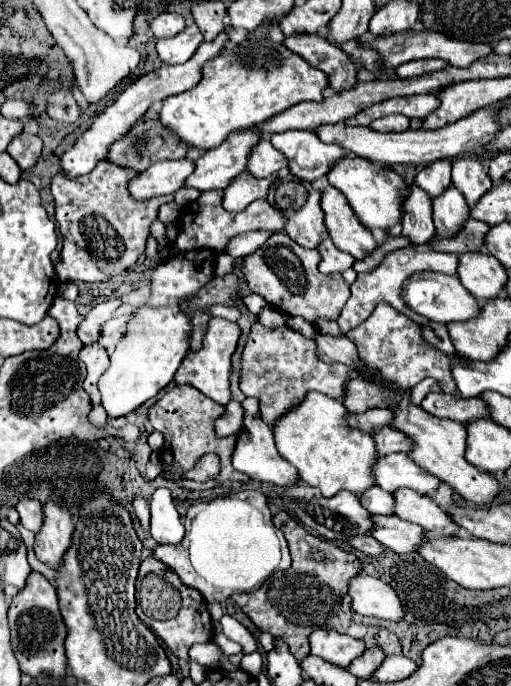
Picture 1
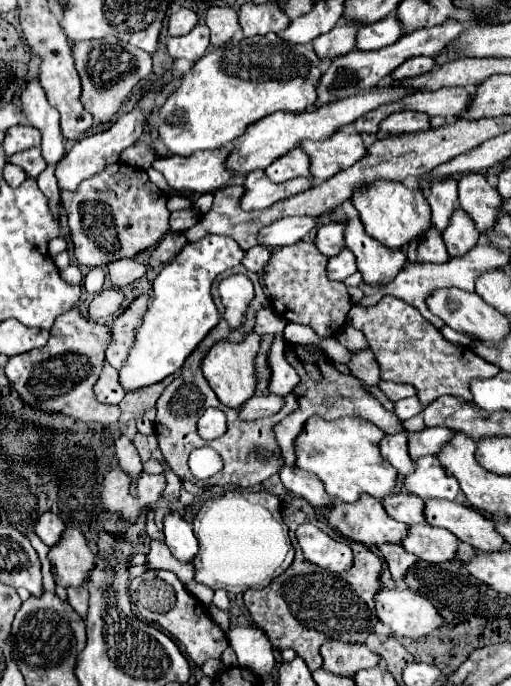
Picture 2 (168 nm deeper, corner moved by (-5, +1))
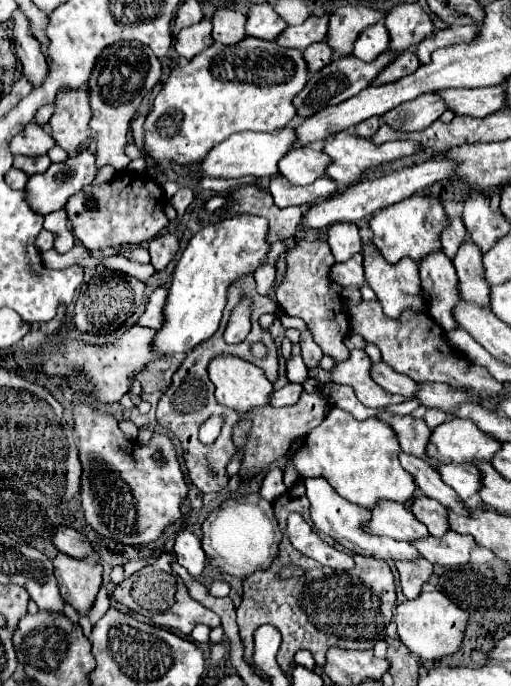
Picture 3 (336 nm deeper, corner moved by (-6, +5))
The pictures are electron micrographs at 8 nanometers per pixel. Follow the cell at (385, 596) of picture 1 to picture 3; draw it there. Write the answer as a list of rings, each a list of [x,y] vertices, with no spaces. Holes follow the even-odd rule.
[[[441,591],[421,593],[419,599],[401,603],[395,609],[395,625],[401,641],[411,653],[415,653],[423,661],[439,661],[447,655],[457,653],[465,637],[467,623],[467,613],[461,607],[457,607],[451,599],[447,599]]]

